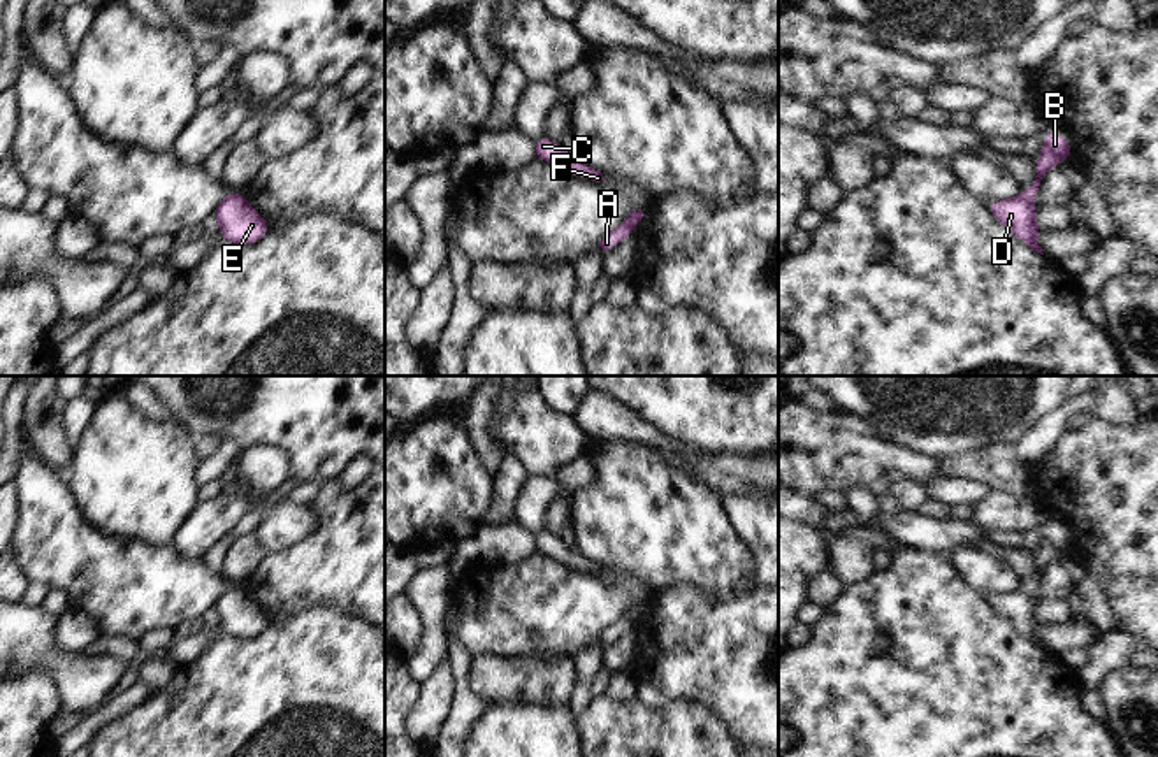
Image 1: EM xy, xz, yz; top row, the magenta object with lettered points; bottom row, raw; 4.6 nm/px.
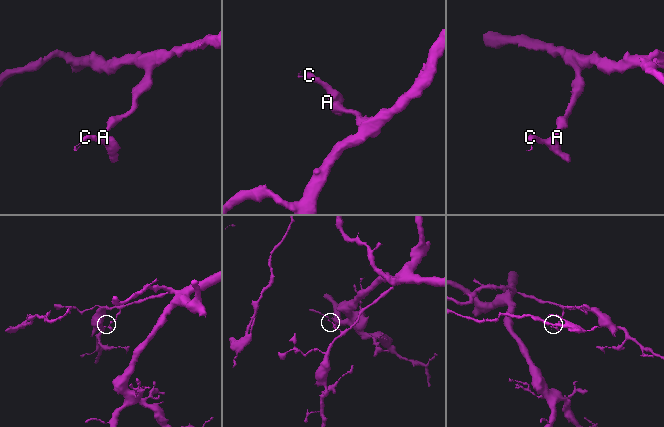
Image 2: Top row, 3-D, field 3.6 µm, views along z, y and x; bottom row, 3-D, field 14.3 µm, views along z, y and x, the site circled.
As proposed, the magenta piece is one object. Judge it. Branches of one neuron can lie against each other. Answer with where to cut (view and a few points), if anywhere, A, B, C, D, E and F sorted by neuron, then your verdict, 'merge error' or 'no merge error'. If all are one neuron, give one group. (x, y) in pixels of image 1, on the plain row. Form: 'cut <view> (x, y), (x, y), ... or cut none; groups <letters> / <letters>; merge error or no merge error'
cut yz (1020, 587), (1032, 596); groups A B / C D E F; merge error

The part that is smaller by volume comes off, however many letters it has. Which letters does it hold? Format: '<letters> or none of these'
C, D, E, F

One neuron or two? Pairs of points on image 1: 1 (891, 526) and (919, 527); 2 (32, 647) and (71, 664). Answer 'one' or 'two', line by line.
1: one
2: one

